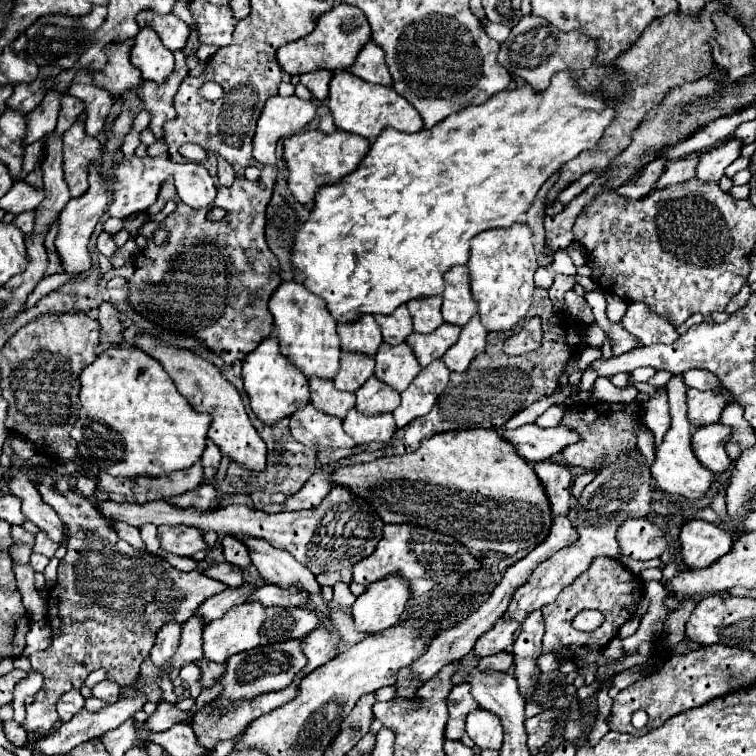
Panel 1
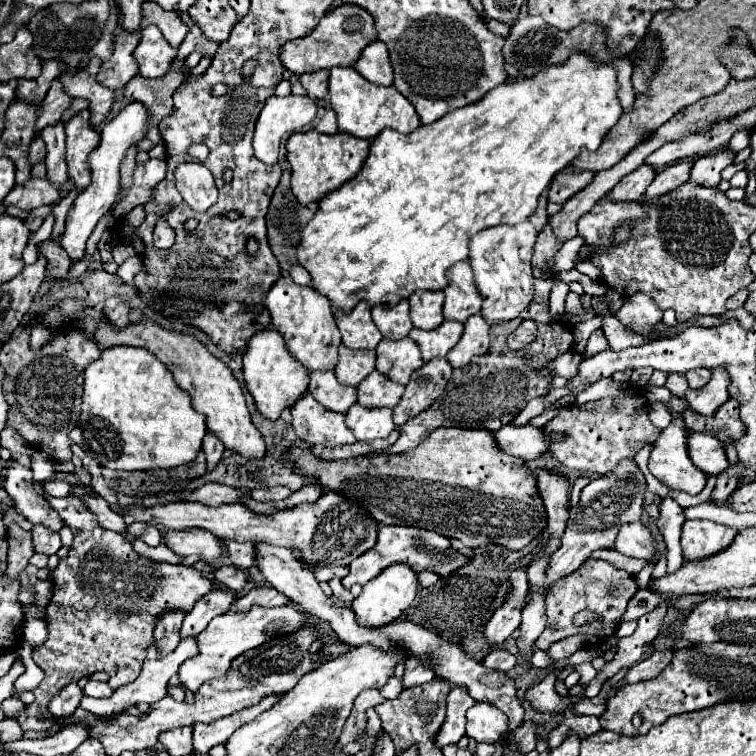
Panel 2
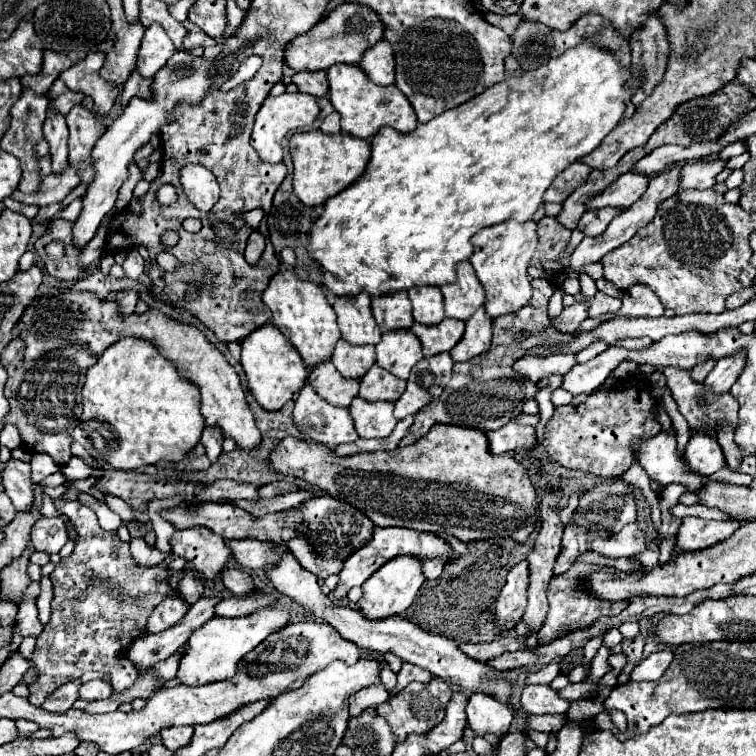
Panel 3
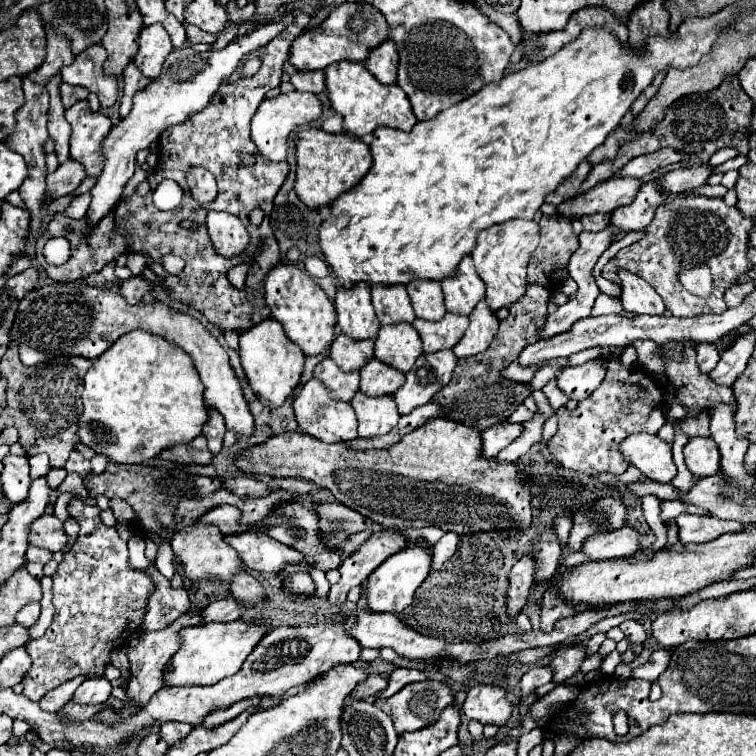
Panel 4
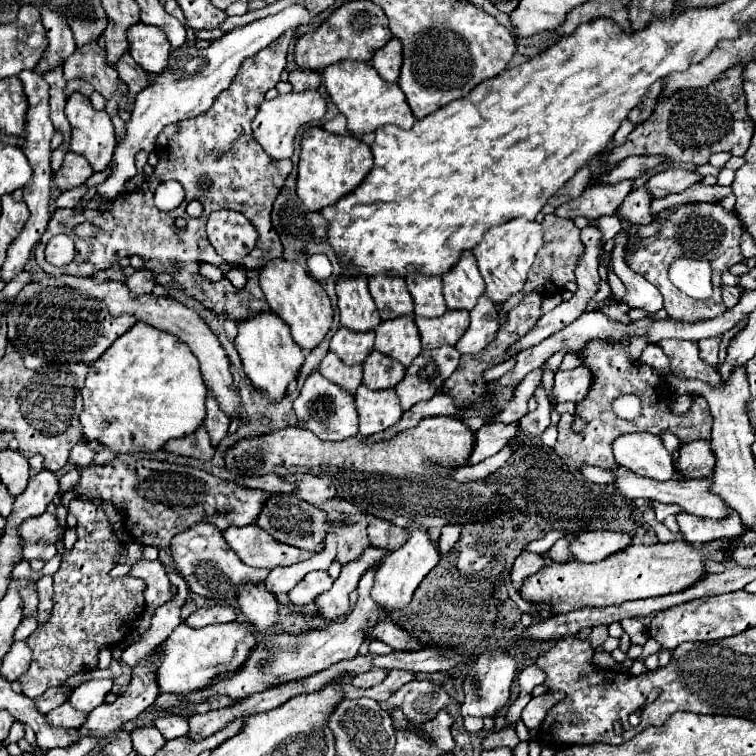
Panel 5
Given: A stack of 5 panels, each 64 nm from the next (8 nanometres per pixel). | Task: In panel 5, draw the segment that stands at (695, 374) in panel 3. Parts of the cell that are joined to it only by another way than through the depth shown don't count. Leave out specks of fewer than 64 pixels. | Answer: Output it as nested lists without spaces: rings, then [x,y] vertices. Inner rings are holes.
[[[714,336],[714,338],[708,338],[708,340],[700,340],[698,346],[700,346],[700,356],[710,364],[710,366],[716,366],[718,362],[718,348],[722,344],[722,336]]]

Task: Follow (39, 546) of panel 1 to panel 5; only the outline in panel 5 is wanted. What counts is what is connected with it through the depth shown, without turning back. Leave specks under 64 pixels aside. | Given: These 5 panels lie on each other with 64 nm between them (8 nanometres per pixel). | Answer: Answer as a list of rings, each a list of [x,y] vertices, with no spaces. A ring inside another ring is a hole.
[[[44,512],[36,518],[24,520],[24,524],[20,524],[18,532],[20,532],[20,538],[28,540],[28,542],[40,542],[40,540],[56,542],[60,538],[58,520],[50,512]]]

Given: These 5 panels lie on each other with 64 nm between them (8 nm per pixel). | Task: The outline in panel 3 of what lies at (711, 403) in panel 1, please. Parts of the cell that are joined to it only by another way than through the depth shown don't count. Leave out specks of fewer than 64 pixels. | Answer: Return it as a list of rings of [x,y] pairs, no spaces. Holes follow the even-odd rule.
[[[740,348],[740,352],[720,358],[716,362],[714,370],[708,374],[704,384],[708,384],[714,392],[728,392],[730,386],[738,380],[744,364],[746,364],[746,352],[744,352],[744,348]]]

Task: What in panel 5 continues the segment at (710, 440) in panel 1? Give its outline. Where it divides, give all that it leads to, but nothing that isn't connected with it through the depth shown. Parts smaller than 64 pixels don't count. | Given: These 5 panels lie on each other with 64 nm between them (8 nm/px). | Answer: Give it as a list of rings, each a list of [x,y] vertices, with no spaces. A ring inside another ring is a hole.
[[[696,440],[680,448],[676,470],[684,478],[710,478],[714,468],[714,454],[706,440]]]

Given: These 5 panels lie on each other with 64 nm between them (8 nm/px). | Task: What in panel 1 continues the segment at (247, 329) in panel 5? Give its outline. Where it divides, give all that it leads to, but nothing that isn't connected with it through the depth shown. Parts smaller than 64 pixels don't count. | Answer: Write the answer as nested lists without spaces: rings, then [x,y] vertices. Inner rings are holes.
[[[274,336],[262,340],[246,358],[242,366],[244,390],[250,396],[250,408],[264,424],[276,424],[284,416],[294,414],[298,408],[310,402],[308,378],[280,352],[280,344]]]

